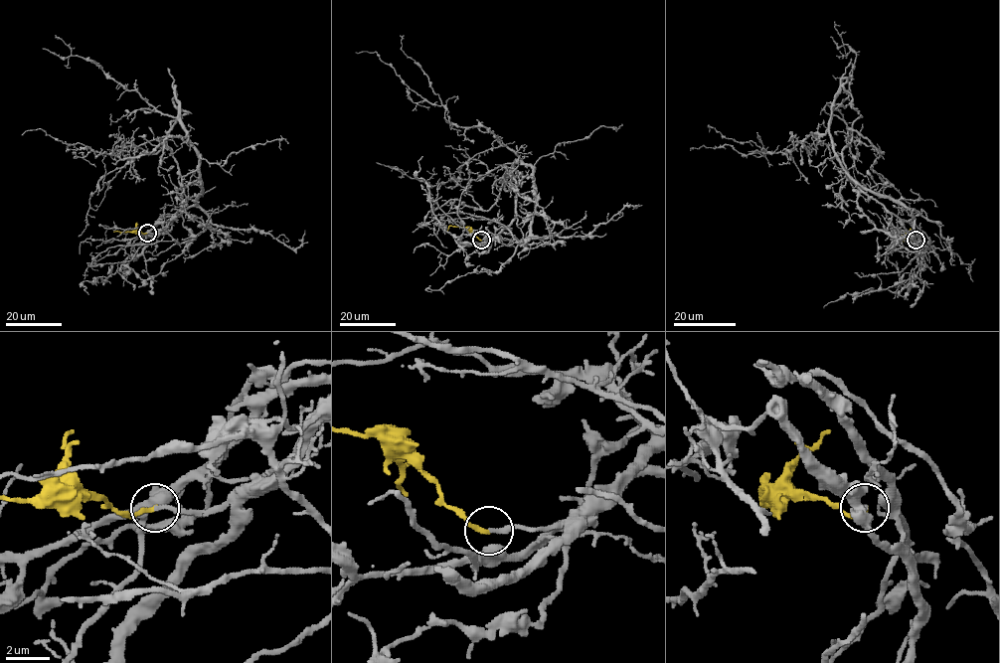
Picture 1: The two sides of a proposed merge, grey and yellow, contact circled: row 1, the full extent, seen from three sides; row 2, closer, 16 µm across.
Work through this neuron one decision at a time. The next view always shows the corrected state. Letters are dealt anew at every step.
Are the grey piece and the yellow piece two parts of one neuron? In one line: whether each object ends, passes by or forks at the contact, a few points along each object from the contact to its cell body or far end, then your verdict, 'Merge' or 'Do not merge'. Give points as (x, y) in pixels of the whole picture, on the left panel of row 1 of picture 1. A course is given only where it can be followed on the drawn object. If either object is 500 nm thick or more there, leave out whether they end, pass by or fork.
At the ring grey passes by. At the ring yellow ends. Course of grey: (147, 233), (181, 208), (181, 176), (198, 164), (187, 134), (122, 159), (42, 129), (22, 134). Course of yellow: (147, 233), (113, 232). Merge

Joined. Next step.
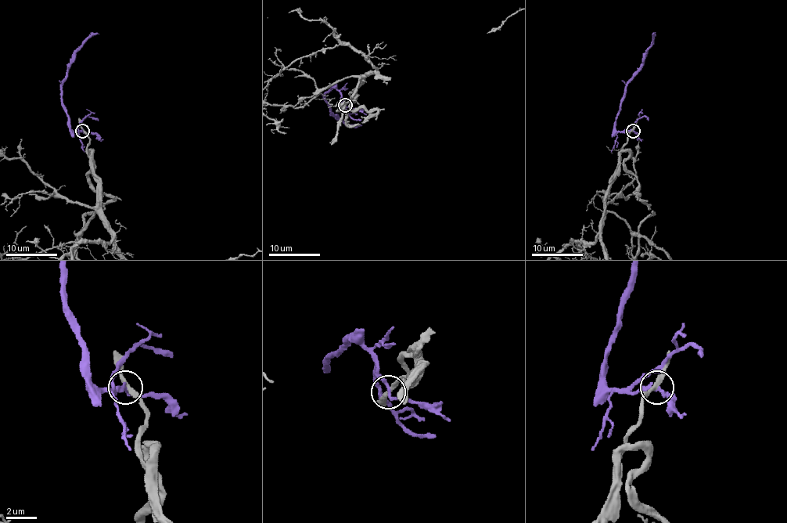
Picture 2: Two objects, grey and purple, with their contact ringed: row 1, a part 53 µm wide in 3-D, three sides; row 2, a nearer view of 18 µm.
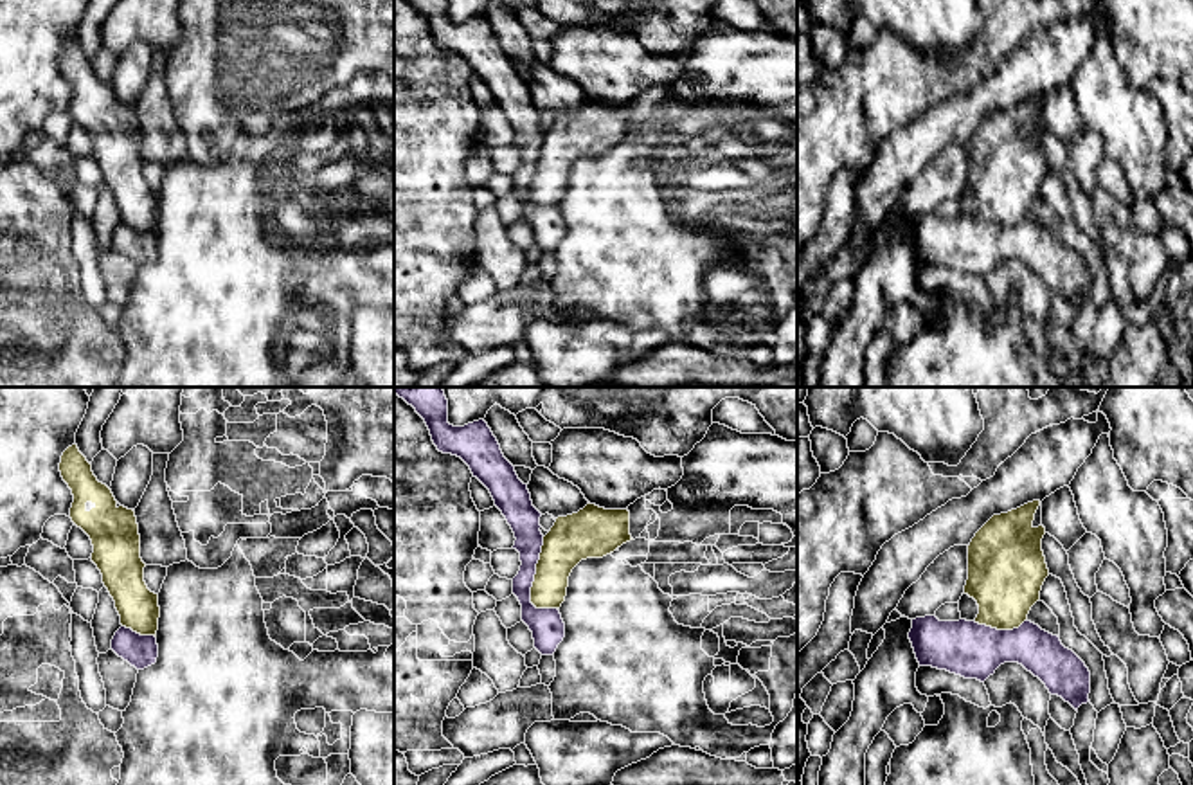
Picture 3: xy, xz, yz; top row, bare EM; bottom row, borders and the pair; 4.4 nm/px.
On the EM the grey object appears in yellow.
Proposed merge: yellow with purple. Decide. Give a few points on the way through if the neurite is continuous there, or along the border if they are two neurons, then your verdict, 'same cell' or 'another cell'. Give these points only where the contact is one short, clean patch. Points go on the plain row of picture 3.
another cell

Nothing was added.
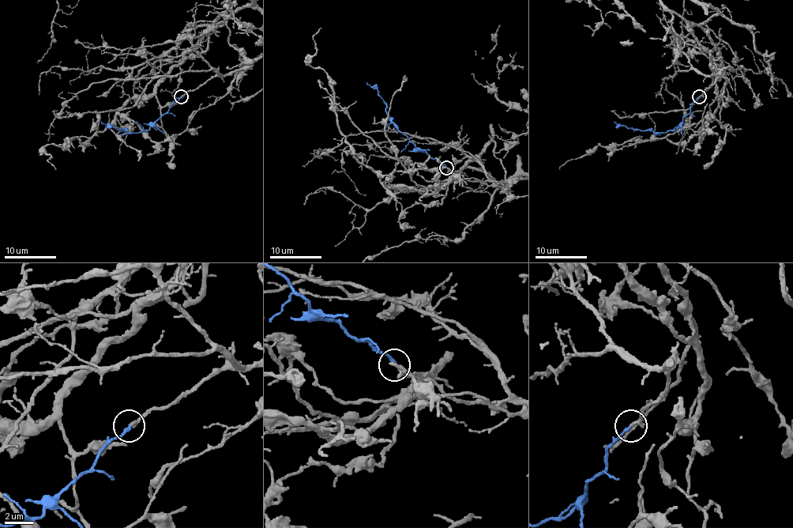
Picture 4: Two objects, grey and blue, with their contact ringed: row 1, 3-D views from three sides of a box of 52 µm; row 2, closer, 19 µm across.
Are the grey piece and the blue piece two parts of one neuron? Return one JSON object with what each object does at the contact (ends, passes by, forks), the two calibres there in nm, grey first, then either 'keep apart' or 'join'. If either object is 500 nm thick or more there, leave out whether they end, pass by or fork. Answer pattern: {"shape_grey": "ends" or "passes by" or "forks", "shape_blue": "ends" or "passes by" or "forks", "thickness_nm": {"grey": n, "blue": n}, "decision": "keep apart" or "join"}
{"shape_grey": "ends", "shape_blue": "ends", "thickness_nm": {"grey": 220, "blue": 190}, "decision": "join"}

